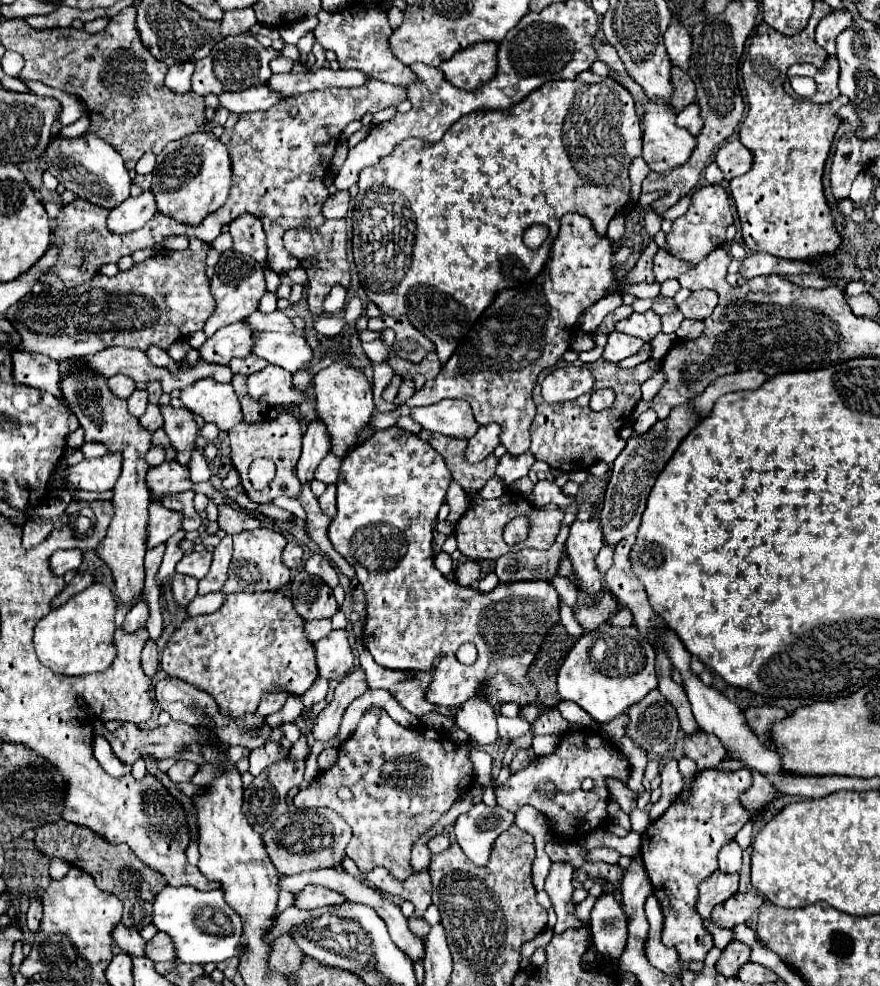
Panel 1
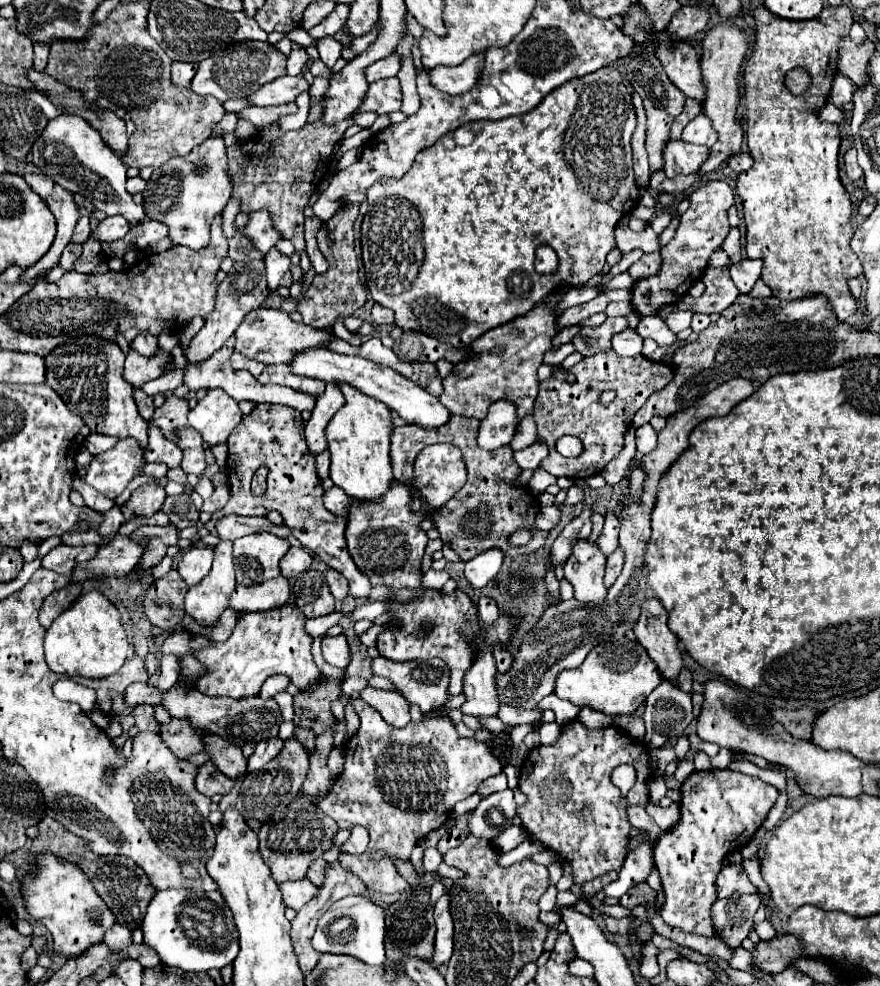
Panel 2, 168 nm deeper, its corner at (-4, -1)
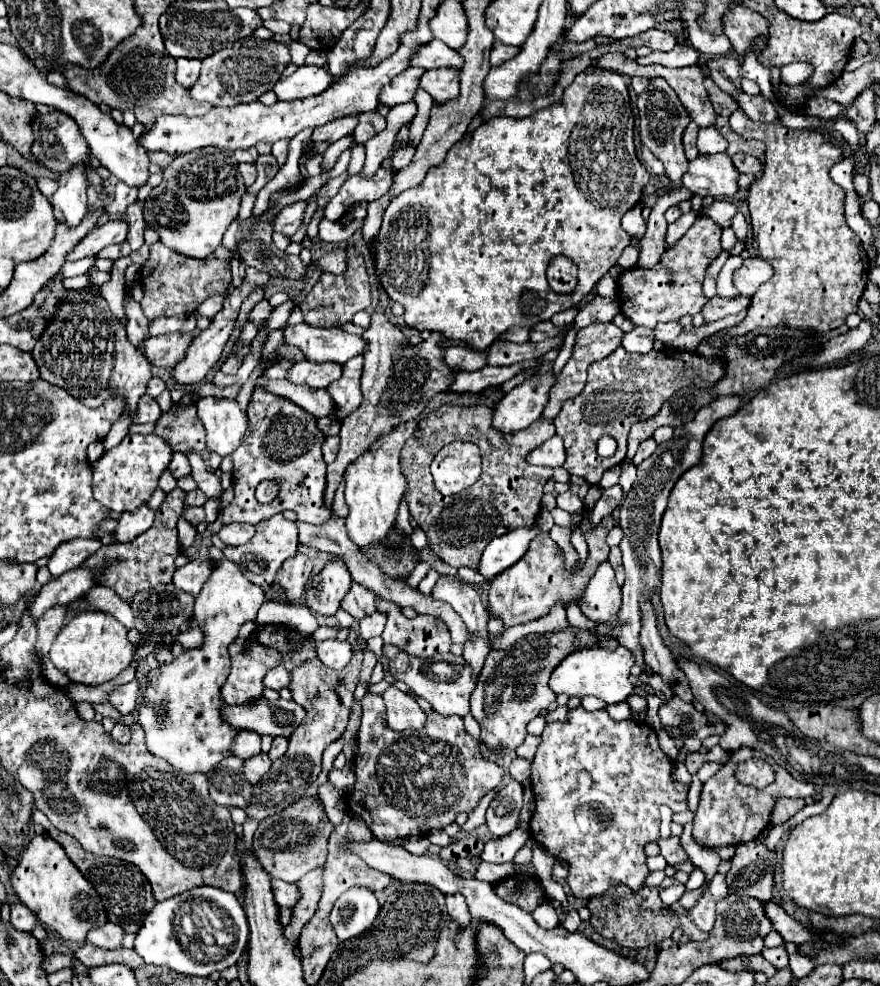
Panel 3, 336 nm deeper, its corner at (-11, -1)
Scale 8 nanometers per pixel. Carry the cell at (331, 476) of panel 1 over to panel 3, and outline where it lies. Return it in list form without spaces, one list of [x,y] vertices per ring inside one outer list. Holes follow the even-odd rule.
[[[338,434],[326,436],[326,440],[324,440],[324,444],[322,444],[322,452],[324,452],[324,462],[326,462],[326,464],[334,462],[334,458],[336,458],[336,454],[338,454],[338,442],[340,442]]]

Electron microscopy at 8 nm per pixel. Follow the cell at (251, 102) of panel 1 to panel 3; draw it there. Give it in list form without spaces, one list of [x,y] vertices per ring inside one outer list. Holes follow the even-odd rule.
[[[300,66],[292,76],[280,78],[274,86],[274,92],[278,100],[296,100],[296,98],[308,98],[322,94],[332,78],[332,74],[324,68],[316,66]]]

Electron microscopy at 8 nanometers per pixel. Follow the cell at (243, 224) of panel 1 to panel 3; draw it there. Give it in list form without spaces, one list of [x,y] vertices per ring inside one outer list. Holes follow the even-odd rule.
[[[296,202],[296,204],[290,204],[284,210],[280,210],[278,218],[272,222],[274,232],[280,232],[286,238],[290,238],[298,230],[298,226],[302,222],[304,208],[306,208],[306,202]]]

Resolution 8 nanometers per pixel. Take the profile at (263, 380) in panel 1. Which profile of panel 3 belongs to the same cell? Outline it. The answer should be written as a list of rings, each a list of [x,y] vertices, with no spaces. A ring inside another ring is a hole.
[[[296,362],[288,372],[286,380],[292,384],[306,384],[310,388],[326,388],[330,382],[338,380],[342,374],[342,366],[334,362],[324,362],[322,366],[312,362]]]

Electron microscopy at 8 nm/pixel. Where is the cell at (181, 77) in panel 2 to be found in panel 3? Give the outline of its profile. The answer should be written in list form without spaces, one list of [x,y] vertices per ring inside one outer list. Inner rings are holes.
[[[178,58],[176,64],[178,64],[178,68],[176,68],[176,82],[182,84],[184,88],[194,86],[194,82],[200,76],[202,62],[200,60],[182,60],[182,58]]]

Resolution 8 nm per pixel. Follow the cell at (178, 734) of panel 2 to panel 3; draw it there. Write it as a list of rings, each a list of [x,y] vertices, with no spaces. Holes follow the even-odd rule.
[[[222,558],[220,562],[214,562],[212,578],[206,582],[202,592],[194,600],[192,616],[196,624],[204,632],[204,644],[198,650],[186,650],[180,658],[176,658],[168,666],[158,666],[156,670],[148,672],[148,686],[144,690],[144,702],[138,706],[138,720],[146,732],[146,746],[148,750],[170,762],[176,770],[182,772],[210,772],[222,758],[228,756],[230,744],[238,730],[234,730],[226,720],[220,718],[220,706],[224,704],[220,696],[220,688],[226,682],[230,674],[230,656],[228,656],[228,644],[232,644],[238,638],[238,630],[246,620],[254,620],[256,612],[260,610],[264,602],[264,590],[254,586],[240,568],[230,562],[228,558]]]

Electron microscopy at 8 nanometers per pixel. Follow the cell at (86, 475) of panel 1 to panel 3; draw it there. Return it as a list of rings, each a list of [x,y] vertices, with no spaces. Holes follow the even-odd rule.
[[[128,434],[116,448],[108,450],[94,464],[94,480],[92,480],[94,498],[112,512],[136,510],[142,502],[150,500],[152,492],[158,486],[160,474],[168,468],[170,454],[172,454],[170,446],[156,434],[144,434],[144,436]]]

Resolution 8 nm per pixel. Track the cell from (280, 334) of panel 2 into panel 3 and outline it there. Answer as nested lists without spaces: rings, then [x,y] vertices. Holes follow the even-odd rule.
[[[306,322],[286,326],[284,342],[302,350],[310,362],[338,362],[346,364],[352,356],[362,354],[366,342],[360,336],[346,334],[342,328],[320,328]]]

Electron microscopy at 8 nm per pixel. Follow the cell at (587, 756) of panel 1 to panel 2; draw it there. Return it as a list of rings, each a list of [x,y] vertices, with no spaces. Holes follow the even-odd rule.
[[[575,716],[571,722],[567,722],[559,734],[559,738],[545,746],[537,746],[529,752],[521,774],[519,774],[519,790],[527,796],[527,804],[517,810],[523,828],[537,838],[545,848],[557,852],[563,860],[567,860],[573,868],[573,880],[577,886],[583,886],[585,882],[607,874],[611,870],[619,872],[623,866],[623,860],[629,854],[629,832],[631,822],[627,820],[627,808],[629,806],[647,806],[649,804],[649,780],[653,776],[651,758],[647,746],[643,742],[633,740],[625,730],[607,726],[599,730],[591,730],[579,722],[579,716]],[[619,764],[631,764],[637,770],[637,782],[629,790],[627,798],[621,796],[619,788],[611,784],[611,772]]]

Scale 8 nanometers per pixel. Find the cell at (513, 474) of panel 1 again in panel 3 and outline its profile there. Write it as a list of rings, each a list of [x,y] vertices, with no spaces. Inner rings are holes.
[[[552,436],[550,440],[546,440],[544,444],[540,444],[538,448],[534,448],[528,456],[526,456],[526,462],[528,464],[538,464],[538,466],[550,466],[550,468],[556,468],[556,466],[562,466],[564,464],[564,444],[562,444],[562,438],[560,436]]]

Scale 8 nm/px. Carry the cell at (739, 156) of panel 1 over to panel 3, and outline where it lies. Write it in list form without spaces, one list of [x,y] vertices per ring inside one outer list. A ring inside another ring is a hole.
[[[736,154],[732,158],[732,162],[734,162],[736,170],[742,174],[760,174],[760,170],[762,170],[762,162],[748,154]]]

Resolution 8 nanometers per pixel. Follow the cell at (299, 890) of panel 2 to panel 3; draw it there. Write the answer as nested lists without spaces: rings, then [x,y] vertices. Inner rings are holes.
[[[272,878],[272,890],[274,890],[274,900],[280,906],[294,908],[300,900],[300,890],[296,884],[288,884],[288,882],[282,882],[278,878]]]

